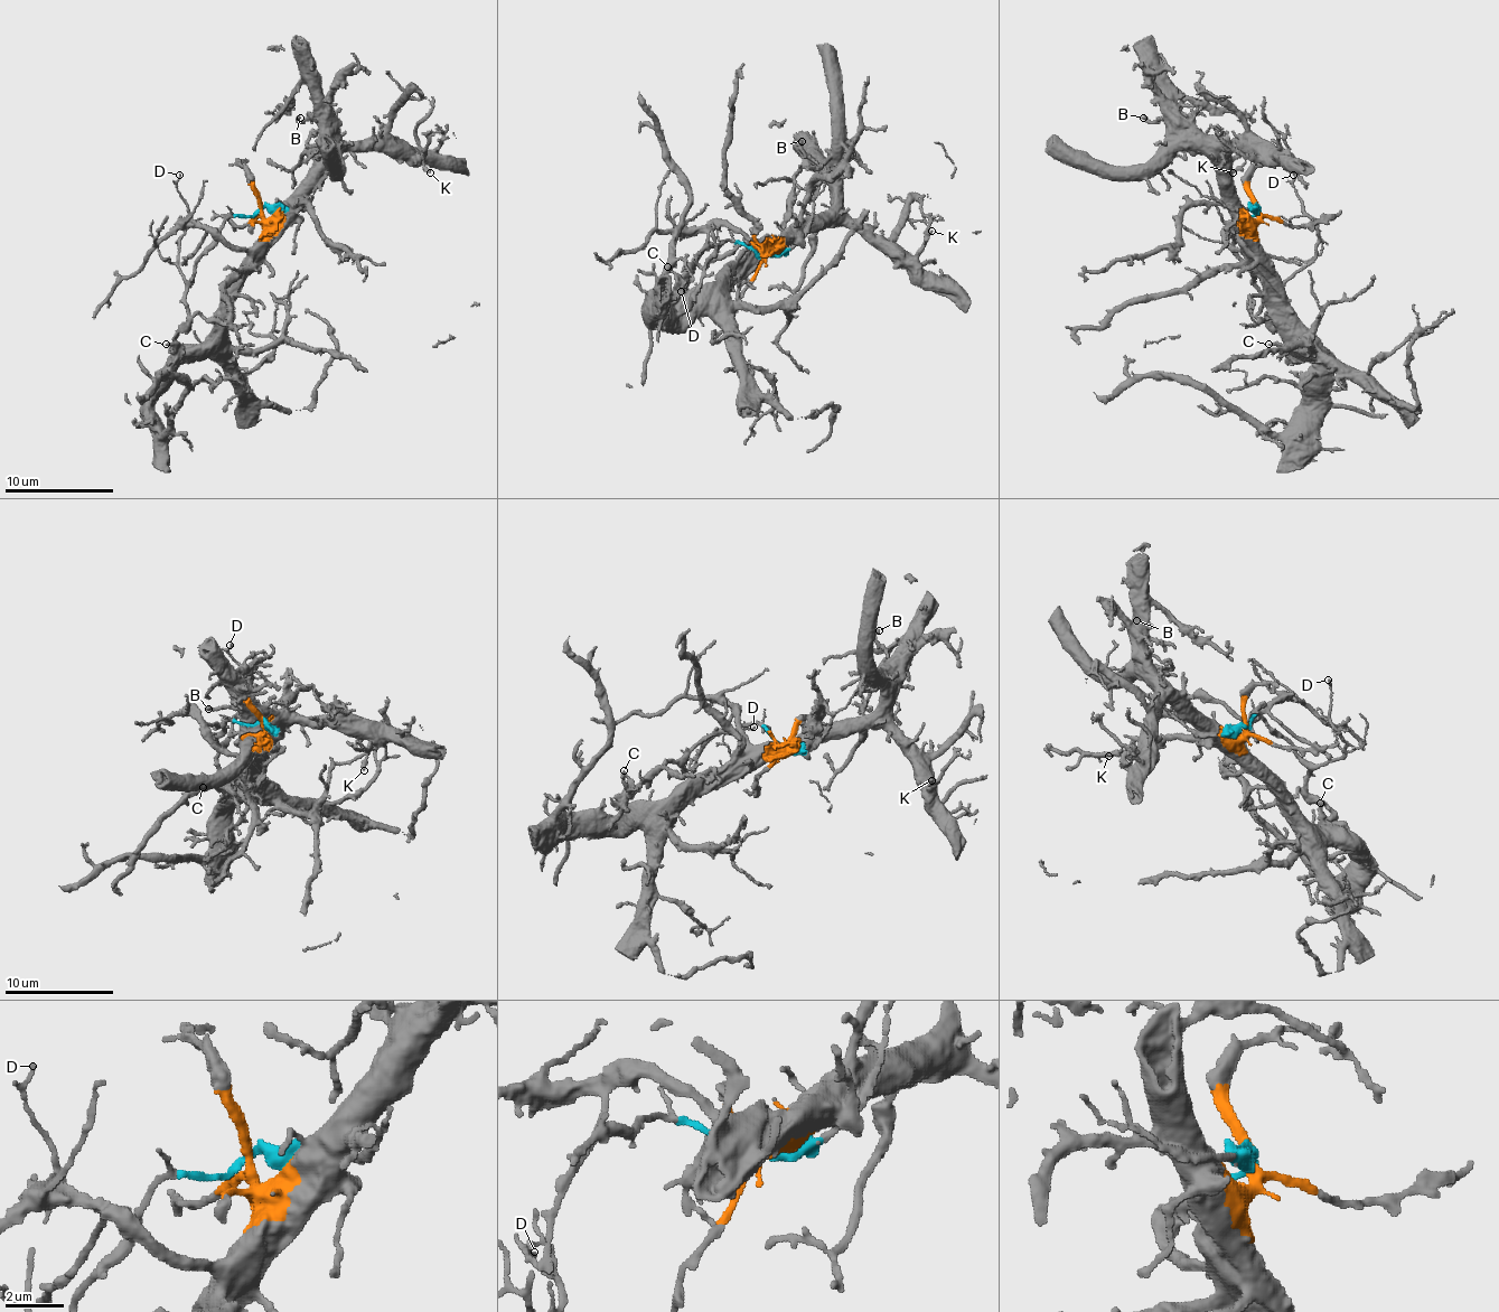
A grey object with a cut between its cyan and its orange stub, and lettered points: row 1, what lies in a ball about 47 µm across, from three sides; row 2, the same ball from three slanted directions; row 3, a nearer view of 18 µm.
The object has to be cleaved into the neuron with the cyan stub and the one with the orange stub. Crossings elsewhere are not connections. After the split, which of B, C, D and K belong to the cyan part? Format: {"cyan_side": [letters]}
{"cyan_side": ["C", "D"]}

